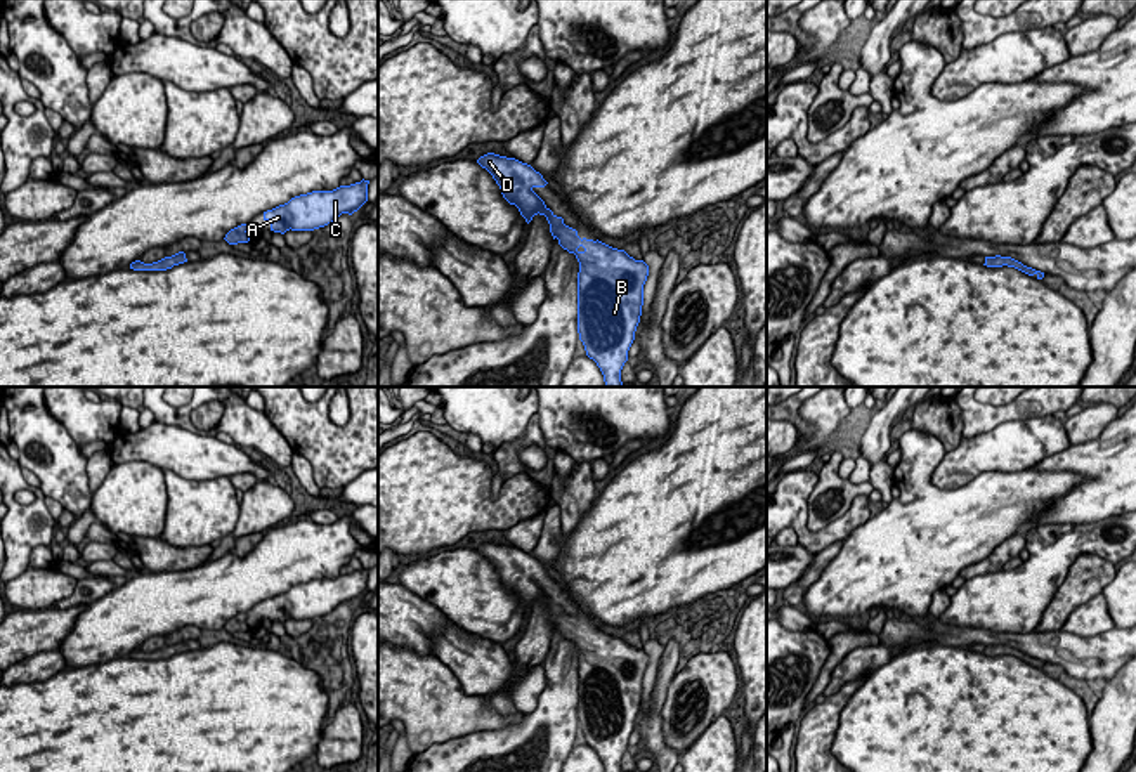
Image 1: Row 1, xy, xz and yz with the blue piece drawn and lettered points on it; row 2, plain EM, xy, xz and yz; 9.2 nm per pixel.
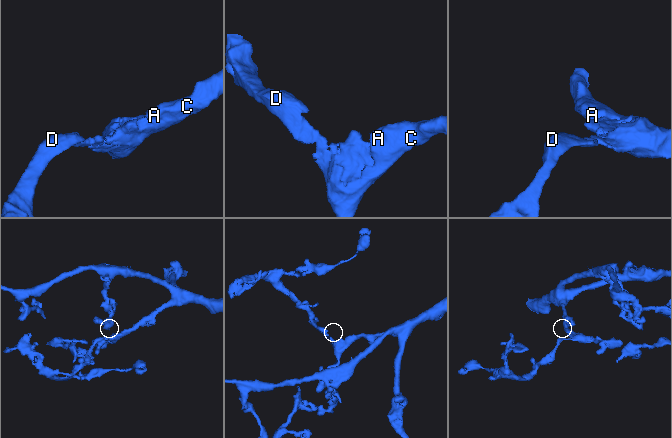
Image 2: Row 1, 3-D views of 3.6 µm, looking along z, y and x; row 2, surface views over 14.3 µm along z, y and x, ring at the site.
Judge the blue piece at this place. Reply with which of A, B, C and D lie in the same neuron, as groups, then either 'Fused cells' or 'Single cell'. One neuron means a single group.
Groups: A B C D. Single cell

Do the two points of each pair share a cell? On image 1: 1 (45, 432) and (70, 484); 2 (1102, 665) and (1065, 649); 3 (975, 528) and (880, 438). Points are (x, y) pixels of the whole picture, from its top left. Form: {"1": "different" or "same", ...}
{"1": "same", "2": "same", "3": "different"}

